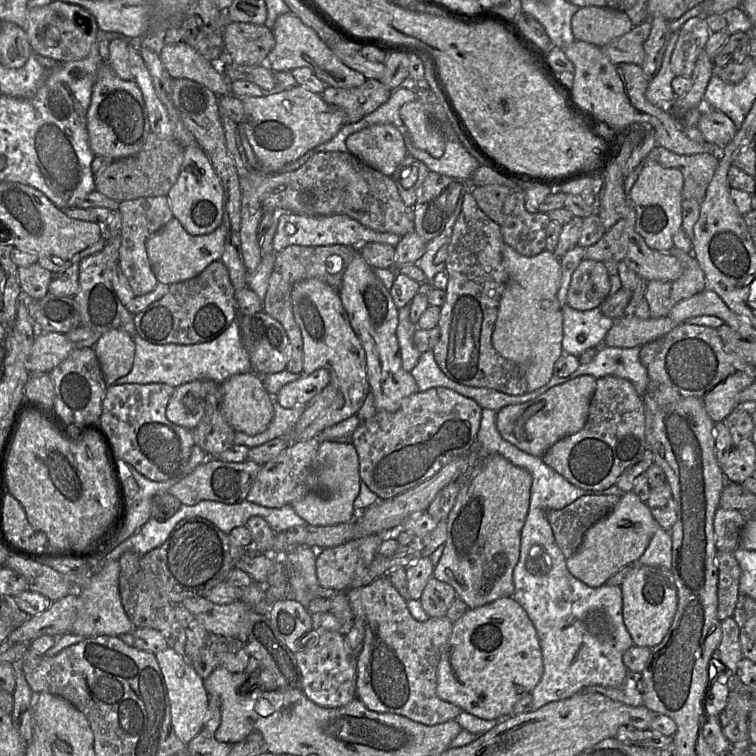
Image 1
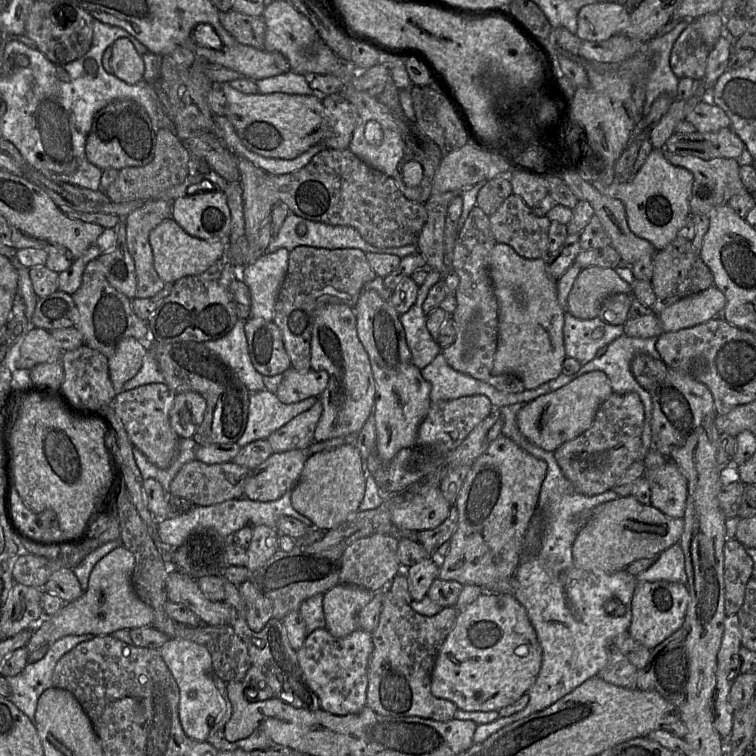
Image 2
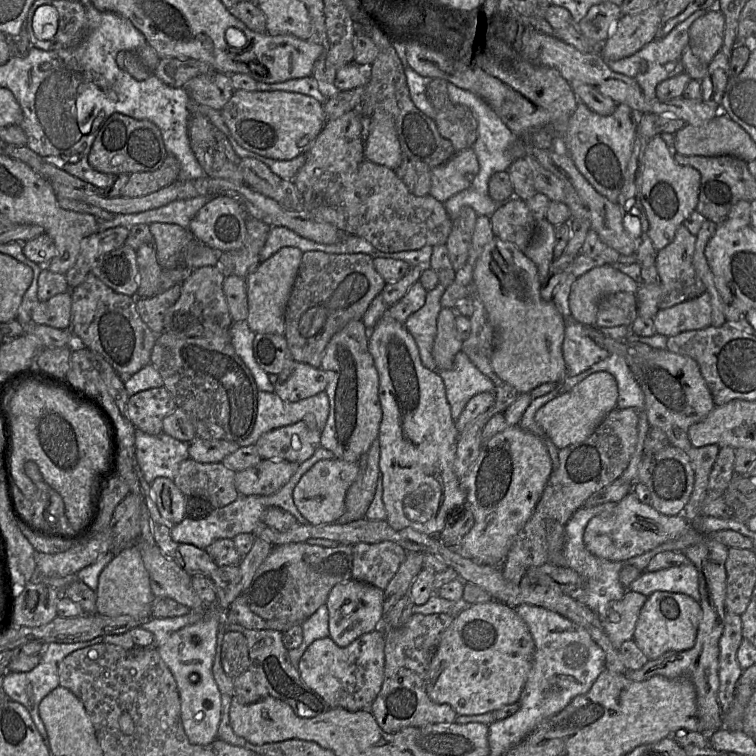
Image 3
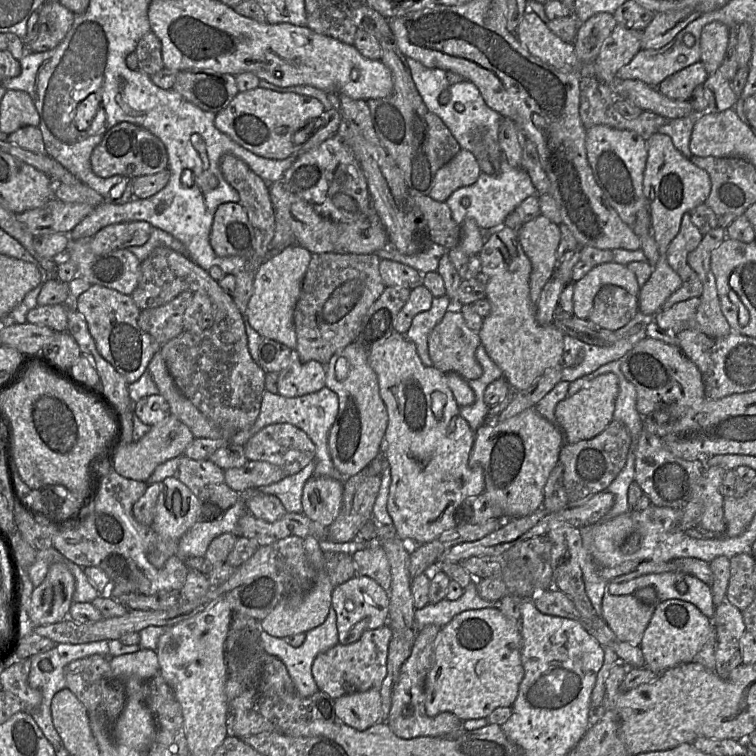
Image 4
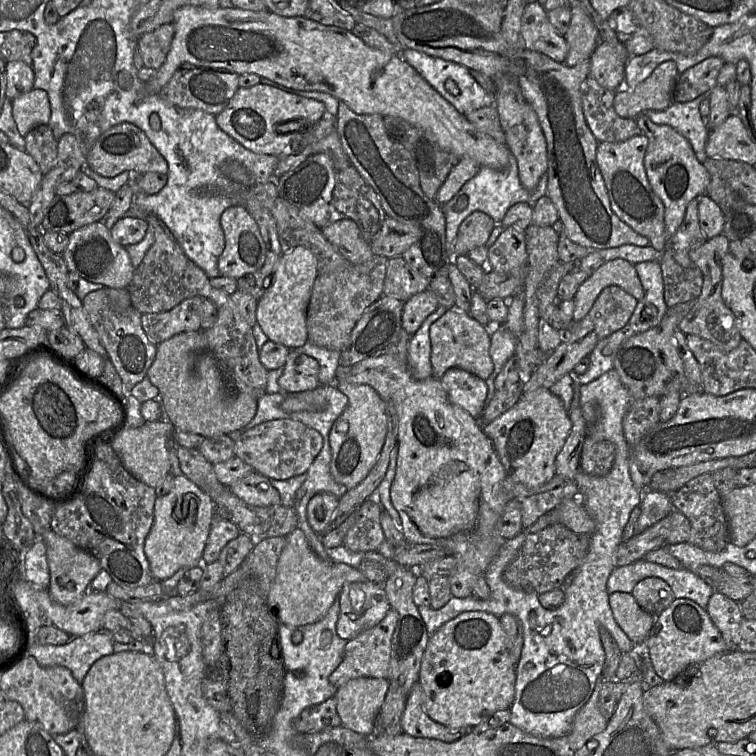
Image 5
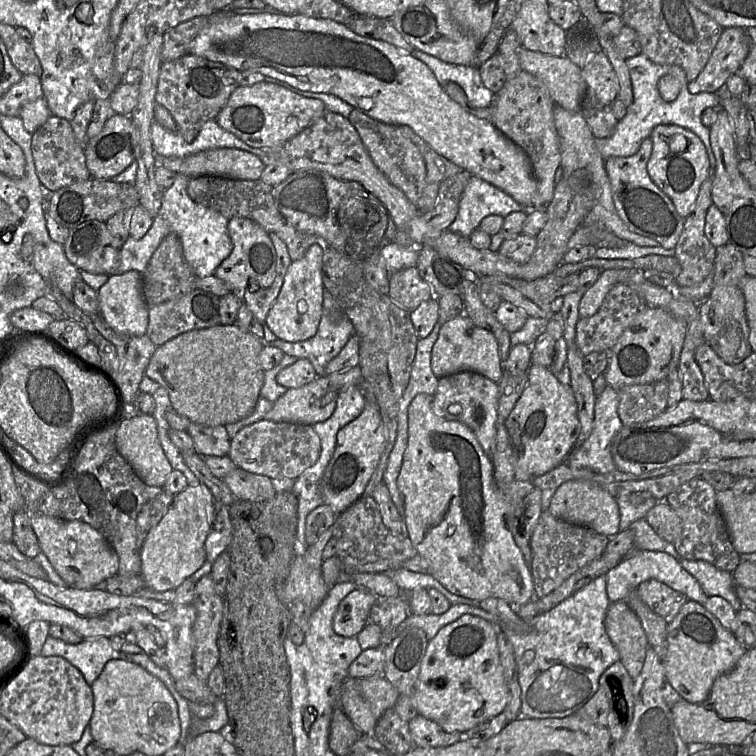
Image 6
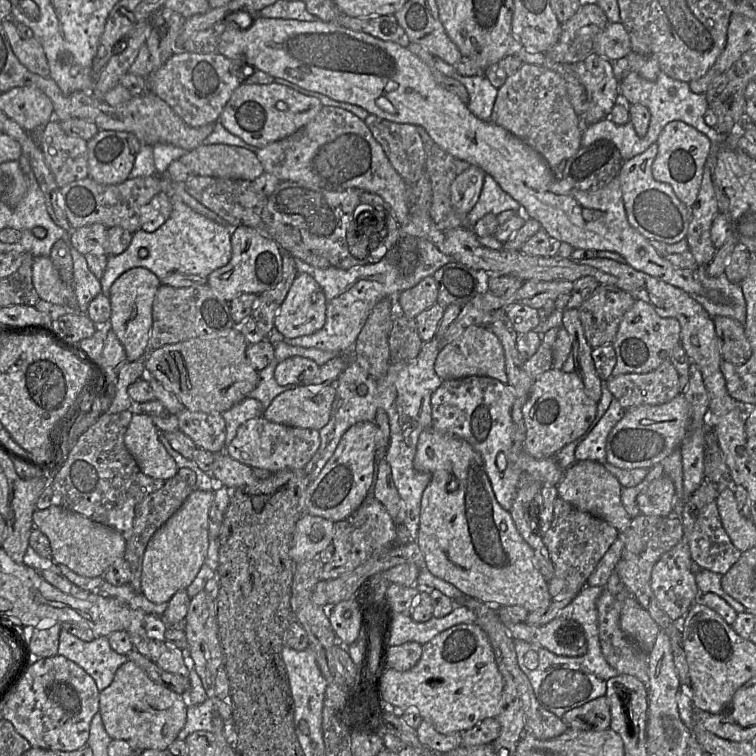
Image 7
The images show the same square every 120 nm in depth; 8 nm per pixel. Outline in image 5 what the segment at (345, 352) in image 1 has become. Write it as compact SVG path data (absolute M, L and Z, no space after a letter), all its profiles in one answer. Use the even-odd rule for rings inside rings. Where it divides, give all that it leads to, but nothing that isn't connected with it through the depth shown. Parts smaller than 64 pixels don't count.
M337 376L334 384L348 397L348 405L330 430L330 473L337 483L350 490L364 480L376 464L388 432L388 419L385 401L370 385L339 383Z

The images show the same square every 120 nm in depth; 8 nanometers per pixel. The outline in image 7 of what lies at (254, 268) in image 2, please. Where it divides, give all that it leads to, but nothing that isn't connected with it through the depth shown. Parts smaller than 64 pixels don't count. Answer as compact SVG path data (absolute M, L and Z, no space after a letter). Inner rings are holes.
M298 273L281 304L274 327L286 339L315 333L326 321L326 298L317 281L308 273Z

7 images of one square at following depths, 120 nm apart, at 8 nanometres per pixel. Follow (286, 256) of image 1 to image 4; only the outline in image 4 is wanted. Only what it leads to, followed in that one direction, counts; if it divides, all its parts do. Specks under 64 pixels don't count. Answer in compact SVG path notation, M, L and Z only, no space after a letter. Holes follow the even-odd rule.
M337 252L312 254L293 314L297 337L294 353L299 359L315 360L326 365L337 351L354 342L364 316L386 287L379 272L380 260L376 254Z

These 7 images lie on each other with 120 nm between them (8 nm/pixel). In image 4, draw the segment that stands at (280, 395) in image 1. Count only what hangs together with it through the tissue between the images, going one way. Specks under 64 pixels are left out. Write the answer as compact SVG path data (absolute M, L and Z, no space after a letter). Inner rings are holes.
M293 351L292 360L279 372L278 393L299 397L320 391L326 386L325 365L318 361L302 361Z

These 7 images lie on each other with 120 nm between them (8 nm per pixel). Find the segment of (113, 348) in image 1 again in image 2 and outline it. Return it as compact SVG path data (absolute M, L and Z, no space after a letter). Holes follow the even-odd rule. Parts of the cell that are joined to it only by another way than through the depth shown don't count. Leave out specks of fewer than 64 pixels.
M132 337L124 338L117 344L113 355L108 358L109 376L116 394L138 373L146 353L145 342Z

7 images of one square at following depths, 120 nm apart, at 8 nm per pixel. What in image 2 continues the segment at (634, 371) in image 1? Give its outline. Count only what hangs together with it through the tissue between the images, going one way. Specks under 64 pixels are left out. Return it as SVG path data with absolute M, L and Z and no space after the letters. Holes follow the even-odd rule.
M622 335L615 339L606 348L602 356L596 357L592 361L584 364L580 367L578 372L575 373L577 377L582 376L592 371L604 372L609 380L614 393L626 394L637 393L644 407L644 424L641 436L641 447L638 454L638 460L644 461L646 454L652 449L652 431L651 431L651 418L652 418L652 401L648 391L646 391L634 378L631 371L631 361L633 357L640 353L645 353L652 356L655 359L660 359L660 356L656 350L656 341L658 337L652 338L636 338Z

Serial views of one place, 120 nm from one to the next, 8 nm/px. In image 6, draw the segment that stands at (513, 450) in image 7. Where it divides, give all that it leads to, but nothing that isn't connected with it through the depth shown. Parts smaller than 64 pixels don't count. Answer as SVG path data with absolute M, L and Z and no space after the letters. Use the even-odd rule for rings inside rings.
M461 371L439 378L432 402L434 414L468 426L491 461L496 442L498 393L498 384L487 377L473 371Z

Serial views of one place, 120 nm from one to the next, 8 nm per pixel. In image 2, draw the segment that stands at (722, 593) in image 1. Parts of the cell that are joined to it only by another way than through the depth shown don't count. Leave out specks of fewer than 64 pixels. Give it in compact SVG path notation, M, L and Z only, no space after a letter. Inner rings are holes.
M727 540L724 548L725 614L737 615L753 571L753 560L737 540Z

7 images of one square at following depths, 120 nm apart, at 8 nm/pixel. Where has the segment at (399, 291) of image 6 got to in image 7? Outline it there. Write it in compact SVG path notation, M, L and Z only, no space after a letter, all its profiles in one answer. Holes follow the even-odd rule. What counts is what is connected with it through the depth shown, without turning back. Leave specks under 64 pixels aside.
M432 276L423 278L414 287L397 296L402 314L414 319L419 313L437 303L438 284Z

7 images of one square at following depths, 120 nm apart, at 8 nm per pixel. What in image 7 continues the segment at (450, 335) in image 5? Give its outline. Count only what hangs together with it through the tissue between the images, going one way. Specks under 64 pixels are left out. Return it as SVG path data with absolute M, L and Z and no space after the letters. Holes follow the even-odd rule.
M469 326L456 339L445 345L437 355L434 369L443 381L486 376L503 384L508 383L503 346L498 337L486 326Z

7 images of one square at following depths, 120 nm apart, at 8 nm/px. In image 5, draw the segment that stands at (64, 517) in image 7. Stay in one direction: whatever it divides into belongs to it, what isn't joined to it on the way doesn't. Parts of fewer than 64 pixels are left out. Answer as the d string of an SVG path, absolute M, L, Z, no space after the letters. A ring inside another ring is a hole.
M51 529L38 537L46 546L50 582L47 591L51 598L62 605L72 605L90 590L90 583L102 569L98 560L90 553L78 548L68 539Z

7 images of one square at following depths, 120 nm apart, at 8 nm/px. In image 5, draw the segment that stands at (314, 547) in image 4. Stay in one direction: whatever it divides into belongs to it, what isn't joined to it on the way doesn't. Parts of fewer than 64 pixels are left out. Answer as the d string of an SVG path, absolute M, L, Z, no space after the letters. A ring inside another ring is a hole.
M296 528L286 535L286 543L278 559L276 576L266 597L281 625L293 629L320 621L329 611L345 583L366 582L356 568L340 562L325 562L310 549L304 532Z

